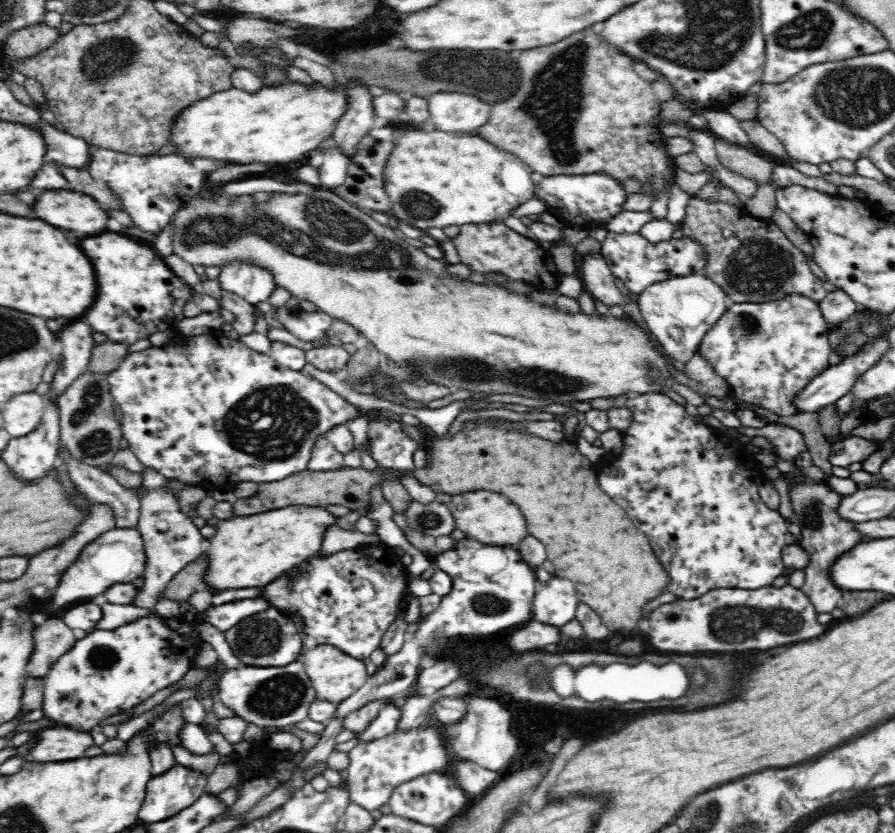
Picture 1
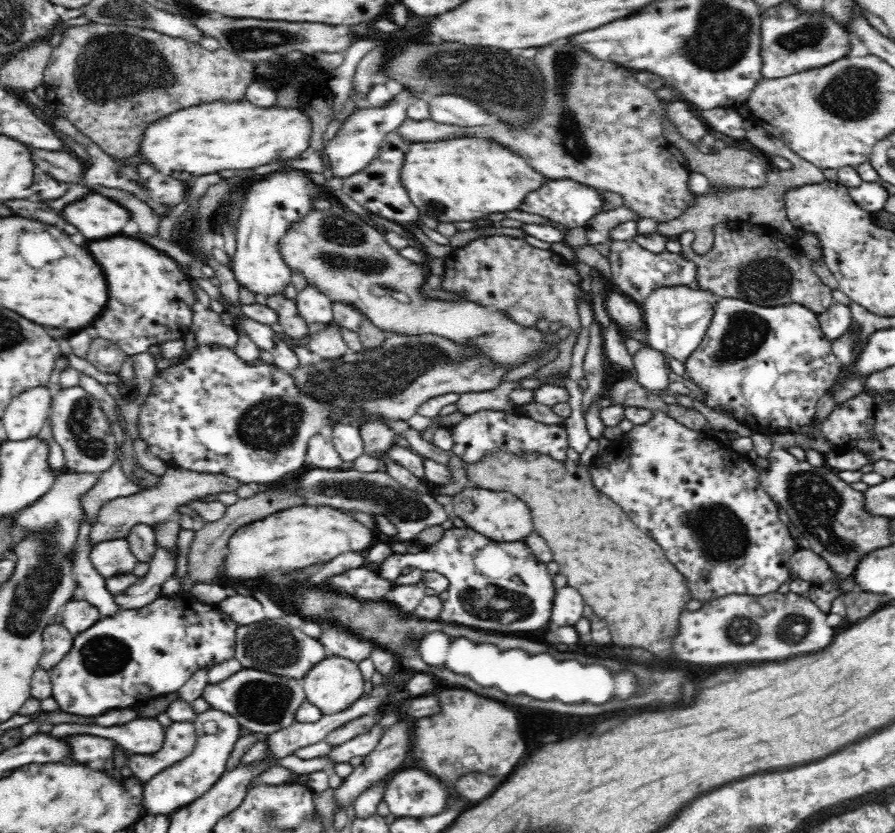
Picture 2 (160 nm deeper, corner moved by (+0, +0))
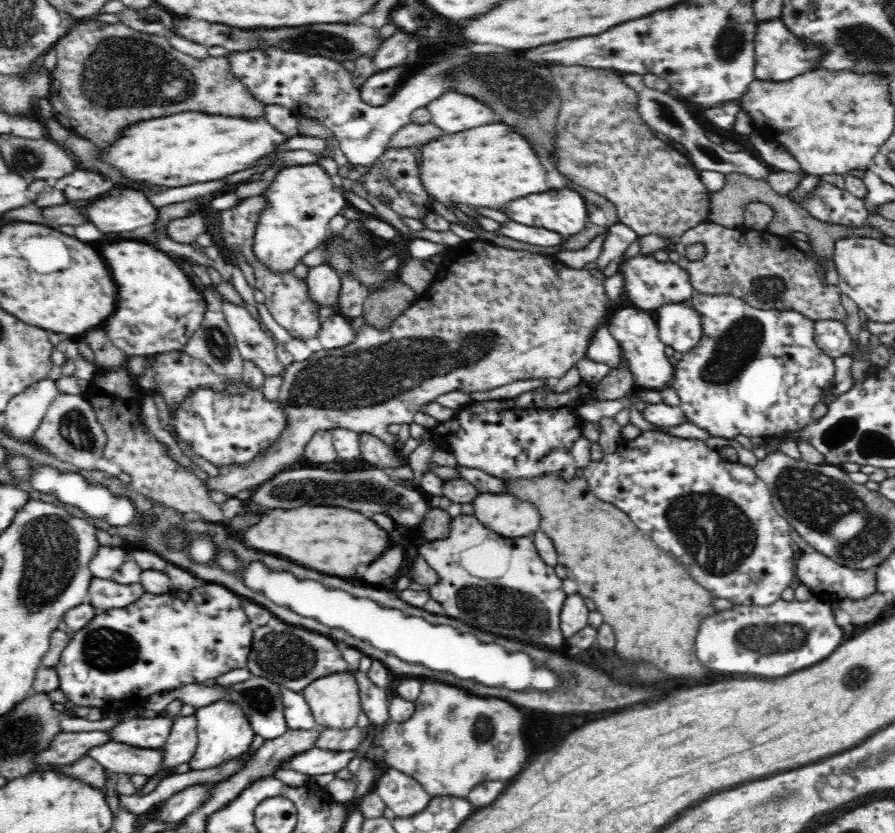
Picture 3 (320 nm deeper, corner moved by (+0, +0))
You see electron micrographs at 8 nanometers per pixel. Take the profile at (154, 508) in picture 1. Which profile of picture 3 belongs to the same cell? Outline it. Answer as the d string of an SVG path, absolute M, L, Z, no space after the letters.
M93 577L88 589L88 594L90 594L88 603L98 611L124 608L136 602L144 592L144 587L140 583L126 586L112 579Z

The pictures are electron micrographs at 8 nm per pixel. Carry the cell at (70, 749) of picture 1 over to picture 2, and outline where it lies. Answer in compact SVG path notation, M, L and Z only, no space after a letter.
M90 735L67 737L67 741L72 747L75 762L81 764L92 760L112 761L118 747L113 740Z

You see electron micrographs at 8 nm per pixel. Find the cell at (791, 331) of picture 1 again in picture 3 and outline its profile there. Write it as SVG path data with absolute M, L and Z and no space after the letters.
M697 293L692 295L687 304L698 311L700 320L702 321L702 338L692 350L685 352L682 359L677 361L675 379L670 384L671 388L676 391L680 397L679 408L684 411L688 422L696 425L696 427L706 431L709 436L720 436L720 438L736 439L738 436L747 436L748 438L766 438L774 437L782 434L782 432L794 432L800 430L813 422L812 410L818 402L823 402L827 399L829 391L832 388L832 382L835 379L834 364L836 360L826 355L814 340L814 324L813 320L806 318L801 312L796 310L774 310L774 309L759 309L746 304L742 299L732 295L705 295Z

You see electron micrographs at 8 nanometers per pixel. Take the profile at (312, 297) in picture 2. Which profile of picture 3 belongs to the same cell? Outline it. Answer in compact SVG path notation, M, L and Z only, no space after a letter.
M329 264L312 267L306 275L309 295L319 306L328 306L336 303L341 289L341 275Z

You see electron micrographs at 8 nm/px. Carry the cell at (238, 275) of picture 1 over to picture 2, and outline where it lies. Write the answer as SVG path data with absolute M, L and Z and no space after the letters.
M293 168L277 170L269 178L255 182L250 188L250 192L245 196L237 231L235 232L237 249L231 269L237 281L242 286L246 286L250 292L254 292L254 294L264 294L264 296L268 297L270 294L283 292L286 286L291 283L290 277L293 272L280 254L280 241L293 224L301 221L310 211L316 211L313 206L315 199L321 198L324 200L324 197L322 198L322 186L314 183L314 179L310 177L309 173L306 170Z

